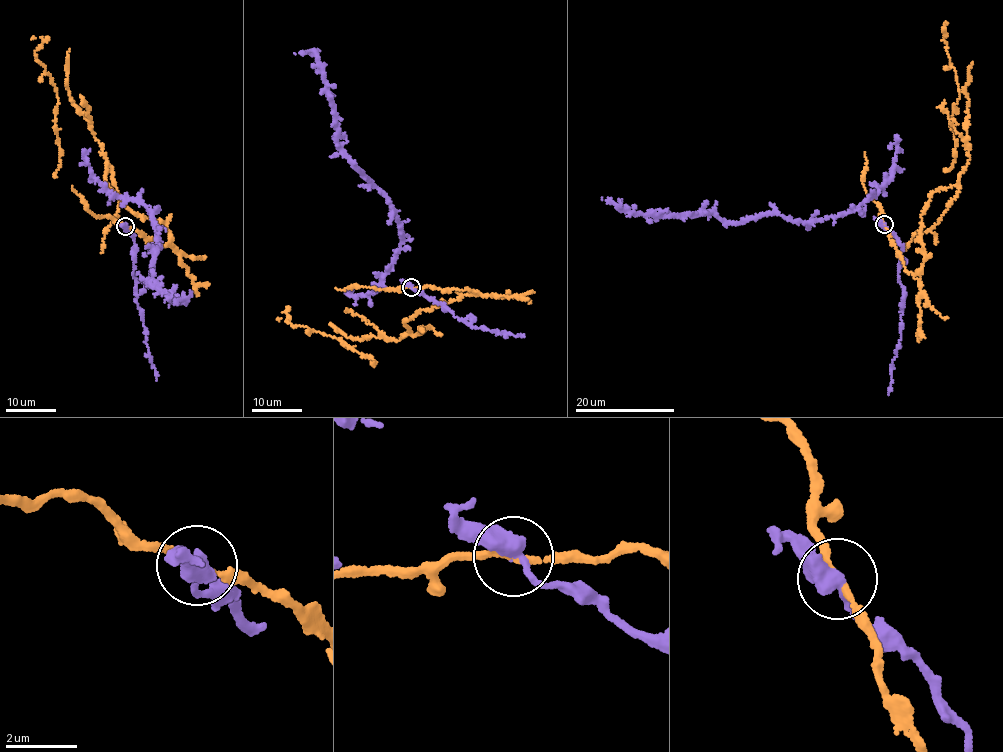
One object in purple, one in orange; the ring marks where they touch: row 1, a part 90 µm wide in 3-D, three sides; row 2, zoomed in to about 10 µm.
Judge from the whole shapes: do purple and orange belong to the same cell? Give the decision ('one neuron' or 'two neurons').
two neurons

